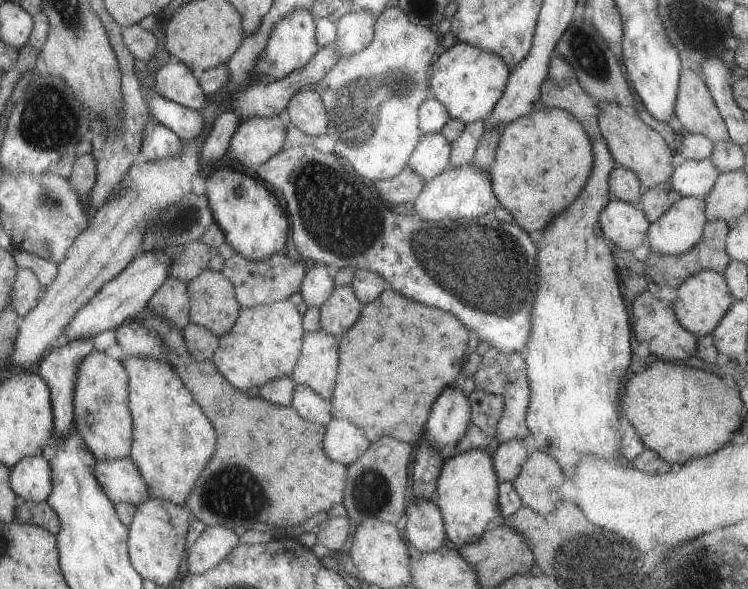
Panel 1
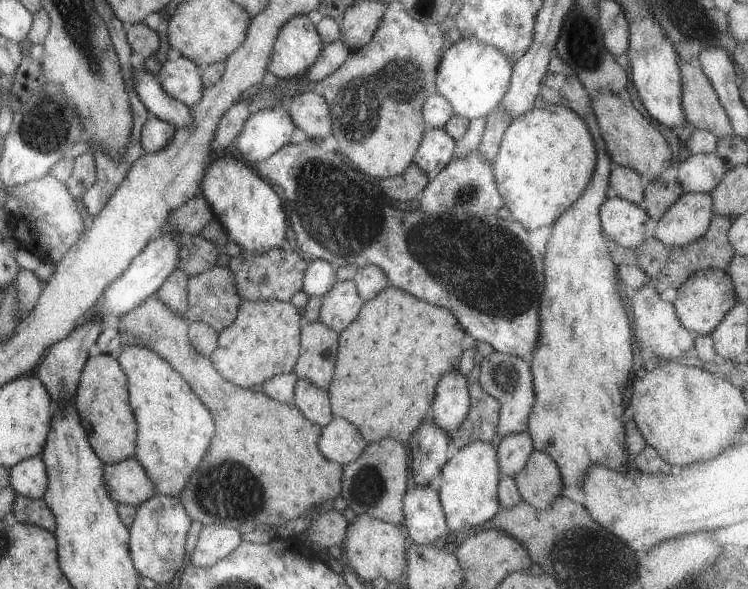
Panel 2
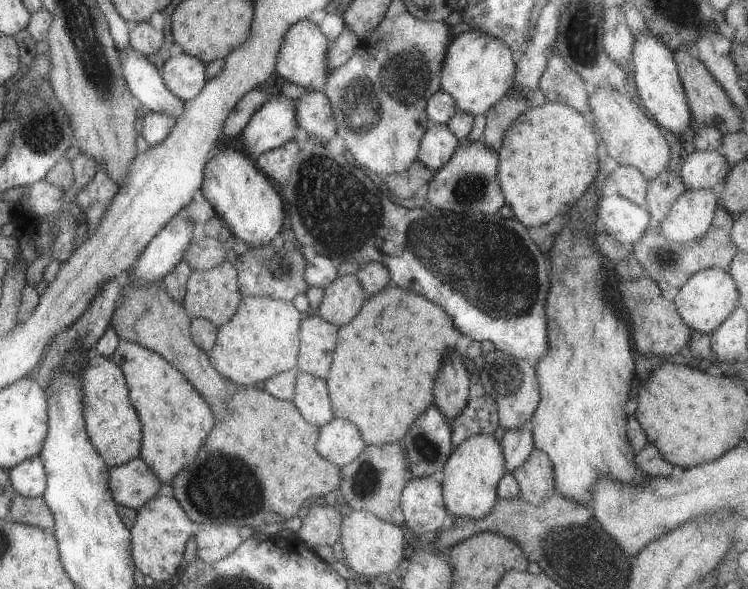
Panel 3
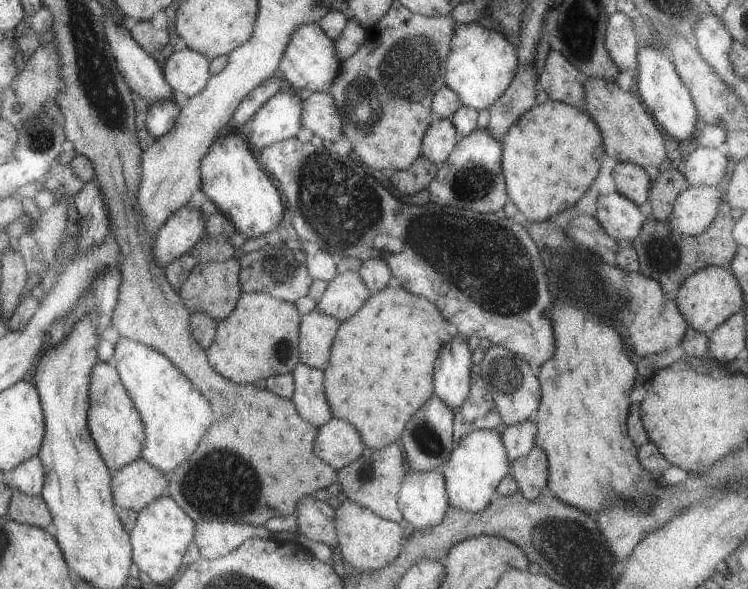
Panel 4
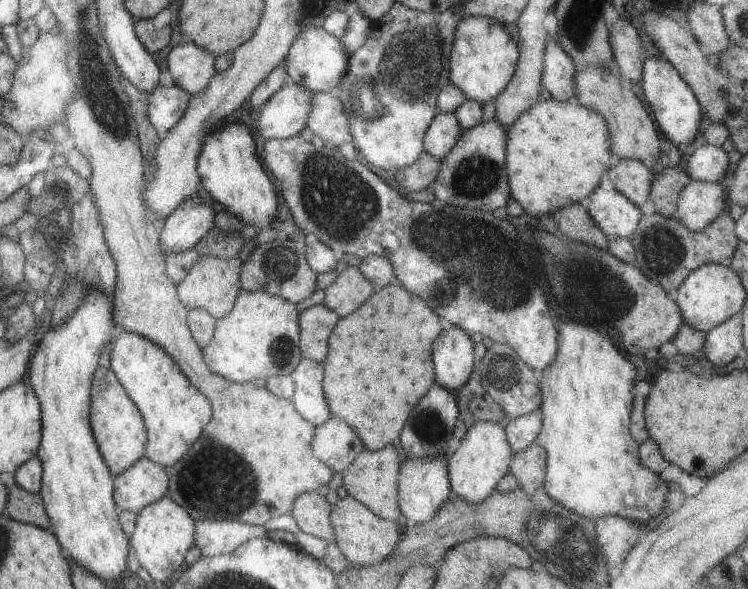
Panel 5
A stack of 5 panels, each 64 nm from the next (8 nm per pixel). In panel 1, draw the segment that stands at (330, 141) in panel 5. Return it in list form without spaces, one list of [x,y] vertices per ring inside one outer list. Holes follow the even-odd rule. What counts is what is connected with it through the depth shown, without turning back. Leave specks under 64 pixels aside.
[[[299,90],[291,96],[285,108],[291,126],[303,132],[303,136],[319,136],[327,130],[327,112],[317,92]]]

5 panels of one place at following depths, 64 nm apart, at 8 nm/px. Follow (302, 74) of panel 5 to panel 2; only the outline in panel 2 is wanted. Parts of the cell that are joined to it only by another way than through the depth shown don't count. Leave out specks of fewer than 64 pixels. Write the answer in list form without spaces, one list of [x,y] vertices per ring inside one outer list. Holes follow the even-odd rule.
[[[297,14],[295,18],[289,18],[277,32],[277,38],[273,42],[271,48],[271,56],[269,56],[269,64],[267,64],[267,72],[271,72],[275,78],[281,80],[295,80],[299,78],[303,72],[309,70],[309,66],[319,58],[319,54],[323,52],[323,48],[331,42],[339,40],[339,22],[333,18],[321,18],[317,22],[317,26],[313,26],[309,22],[307,16]]]

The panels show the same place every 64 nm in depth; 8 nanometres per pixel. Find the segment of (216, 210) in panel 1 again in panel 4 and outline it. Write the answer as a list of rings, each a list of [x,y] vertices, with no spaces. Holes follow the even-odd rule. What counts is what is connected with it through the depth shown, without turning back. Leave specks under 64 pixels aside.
[[[221,134],[219,140],[211,146],[209,154],[205,154],[201,166],[201,192],[213,202],[217,212],[221,212],[235,232],[245,238],[259,238],[269,234],[275,240],[275,230],[283,218],[283,206],[279,194],[273,186],[269,174],[265,174],[257,160],[251,156],[247,140],[241,140],[235,134]]]

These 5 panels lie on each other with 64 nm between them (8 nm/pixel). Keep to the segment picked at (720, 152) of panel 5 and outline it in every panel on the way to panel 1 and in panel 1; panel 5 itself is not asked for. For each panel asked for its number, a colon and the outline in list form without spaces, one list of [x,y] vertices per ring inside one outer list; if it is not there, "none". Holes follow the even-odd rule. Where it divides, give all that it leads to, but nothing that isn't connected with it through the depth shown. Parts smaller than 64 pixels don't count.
1: [[[709,158],[699,160],[699,162],[687,160],[671,172],[669,186],[681,198],[699,198],[699,200],[703,200],[703,196],[711,190],[711,186],[715,184],[719,174],[721,172],[717,172],[713,168]]]
2: [[[715,154],[689,156],[675,166],[675,182],[683,194],[709,194],[727,172]]]
3: [[[691,152],[679,166],[679,178],[687,190],[717,190],[729,172],[727,160],[715,152]]]
4: [[[695,148],[681,164],[679,172],[689,188],[719,188],[729,158],[721,150]]]

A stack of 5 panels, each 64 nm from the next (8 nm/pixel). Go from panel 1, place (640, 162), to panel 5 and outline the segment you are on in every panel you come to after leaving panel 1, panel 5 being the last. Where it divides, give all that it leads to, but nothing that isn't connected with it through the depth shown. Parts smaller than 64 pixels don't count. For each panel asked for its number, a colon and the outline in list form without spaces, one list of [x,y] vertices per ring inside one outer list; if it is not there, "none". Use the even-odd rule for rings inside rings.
2: [[[597,94],[591,98],[591,106],[597,118],[597,126],[601,130],[601,136],[605,140],[605,148],[609,152],[609,158],[613,160],[613,166],[623,166],[629,170],[635,170],[643,182],[643,188],[651,182],[659,180],[661,174],[673,164],[671,148],[665,142],[665,138],[659,134],[659,130],[653,126],[653,122],[645,120],[629,102],[625,102],[619,96],[613,94]]]
3: [[[599,88],[589,94],[587,104],[591,110],[589,118],[595,120],[595,126],[601,132],[599,136],[603,140],[609,158],[613,158],[619,166],[637,168],[649,182],[667,168],[671,150],[665,142],[665,132],[661,132],[655,120],[651,120],[647,112],[643,112],[637,104],[633,104],[629,96],[619,94],[617,90],[611,88]]]
4: [[[585,80],[585,98],[583,98],[583,112],[591,116],[601,132],[601,146],[603,152],[617,160],[617,164],[635,164],[641,166],[651,182],[659,174],[659,166],[667,160],[667,146],[661,136],[661,130],[653,116],[645,110],[637,96],[629,92],[621,92],[617,84],[605,80]]]
5: [[[587,68],[575,74],[575,104],[585,106],[587,110],[595,112],[599,118],[605,120],[605,126],[609,130],[609,150],[619,160],[639,160],[649,170],[653,168],[653,162],[659,160],[659,130],[651,116],[651,112],[645,108],[643,102],[639,102],[637,92],[623,90],[617,82],[617,78],[607,68]]]

